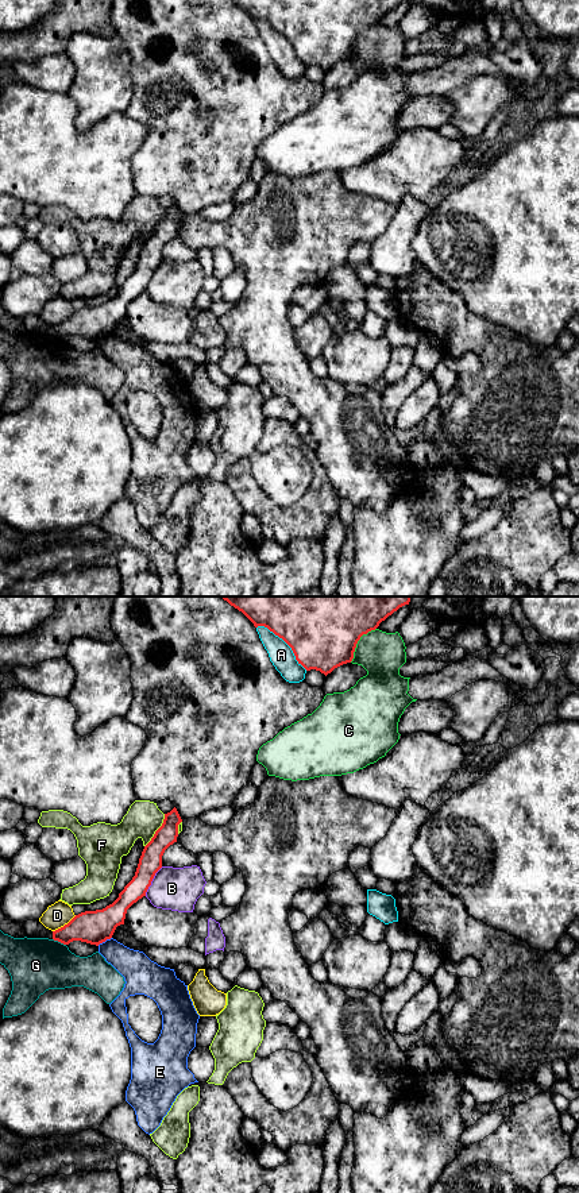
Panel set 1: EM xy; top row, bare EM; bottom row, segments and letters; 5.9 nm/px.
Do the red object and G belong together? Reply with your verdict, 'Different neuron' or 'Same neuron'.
Different neuron

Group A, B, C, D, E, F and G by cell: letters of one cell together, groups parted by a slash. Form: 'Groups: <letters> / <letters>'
Groups: A / B / C / D / E / F / G

